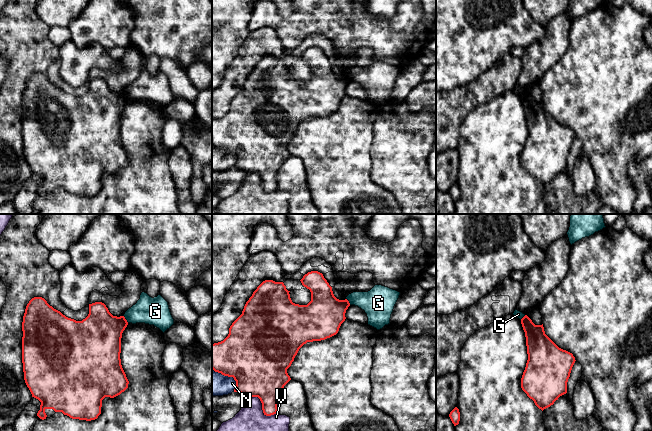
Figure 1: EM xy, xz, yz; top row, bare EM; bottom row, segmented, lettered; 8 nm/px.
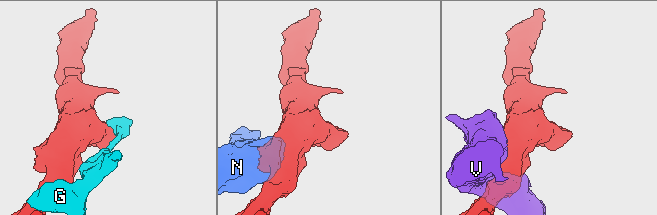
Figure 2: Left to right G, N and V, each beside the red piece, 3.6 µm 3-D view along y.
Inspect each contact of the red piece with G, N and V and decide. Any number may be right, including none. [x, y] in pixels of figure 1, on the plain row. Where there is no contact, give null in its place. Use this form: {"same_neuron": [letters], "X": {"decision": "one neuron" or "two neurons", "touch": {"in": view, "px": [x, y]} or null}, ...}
{"same_neuron": [], "G": {"decision": "two neurons", "touch": {"in": "xy", "px": [125, 95]}}, "N": {"decision": "two neurons", "touch": {"in": "xz", "px": [229, 152]}}, "V": {"decision": "two neurons", "touch": {"in": "xz", "px": [262, 183]}}}

